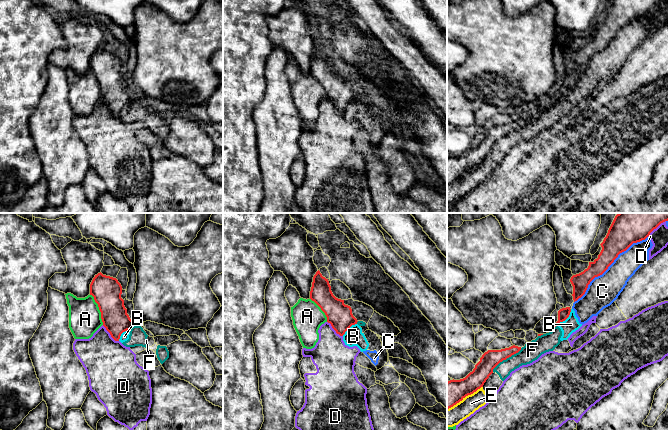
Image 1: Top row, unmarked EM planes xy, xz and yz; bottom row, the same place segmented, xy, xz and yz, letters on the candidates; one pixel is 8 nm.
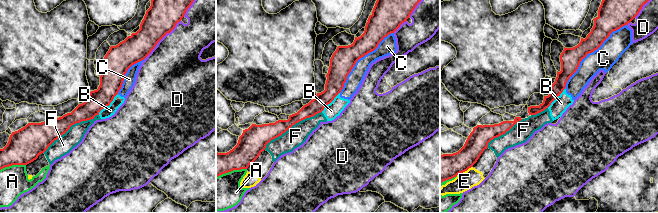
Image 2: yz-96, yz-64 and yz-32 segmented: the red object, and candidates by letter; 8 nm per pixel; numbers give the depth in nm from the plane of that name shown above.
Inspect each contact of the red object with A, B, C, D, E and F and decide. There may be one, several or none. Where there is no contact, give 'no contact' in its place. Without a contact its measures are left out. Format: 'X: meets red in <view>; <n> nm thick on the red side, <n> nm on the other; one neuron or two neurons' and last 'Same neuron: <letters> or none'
A: meets red in xy; 240 nm thick on the red side, 260 nm on the other; two neurons
B: meets red in yz; 90 nm thick on the red side, 120 nm on the other; two neurons
C: meets red in yz; 220 nm thick on the red side, 240 nm on the other; two neurons
D: meets red in xy; 220 nm thick on the red side, 400 nm on the other; two neurons
E: meets red in yz; 200 nm thick on the red side, 150 nm on the other; two neurons
F: meets red in yz; 150 nm thick on the red side, 150 nm on the other; two neurons
Same neuron: none

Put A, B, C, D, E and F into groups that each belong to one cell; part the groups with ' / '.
A / B C E F / D

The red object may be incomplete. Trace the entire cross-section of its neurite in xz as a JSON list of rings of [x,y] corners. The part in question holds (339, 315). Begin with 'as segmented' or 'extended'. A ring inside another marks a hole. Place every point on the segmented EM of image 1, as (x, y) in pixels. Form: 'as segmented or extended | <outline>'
as segmented | [[[319,270],[313,277],[310,299],[321,308],[327,322],[340,336],[343,336],[352,325],[357,324],[351,307],[333,295],[328,279],[323,277]]]

